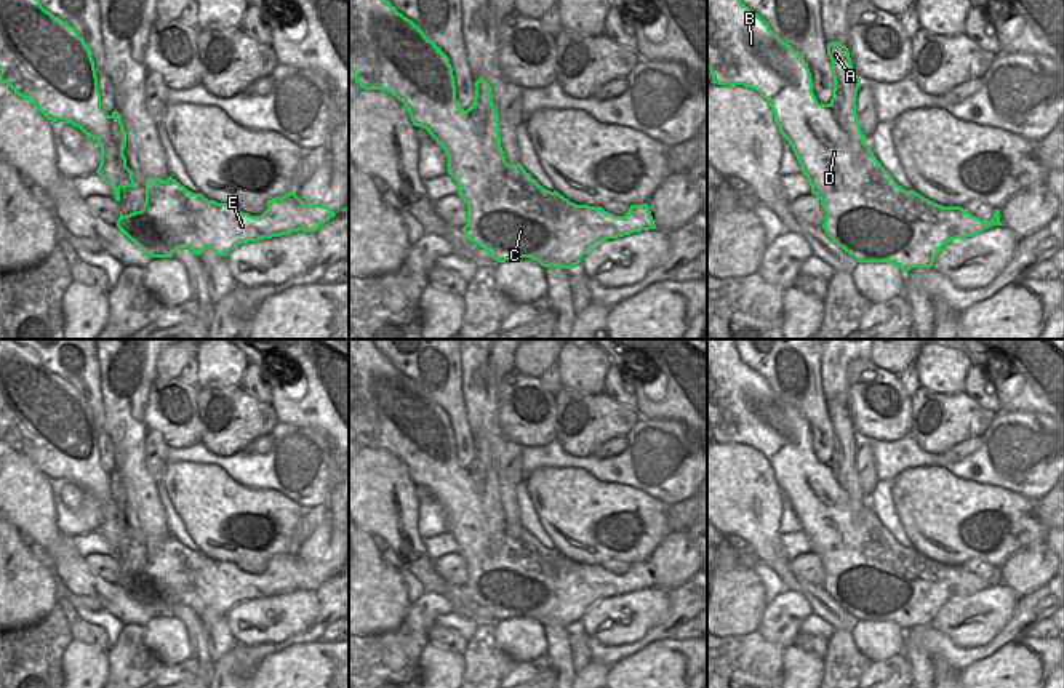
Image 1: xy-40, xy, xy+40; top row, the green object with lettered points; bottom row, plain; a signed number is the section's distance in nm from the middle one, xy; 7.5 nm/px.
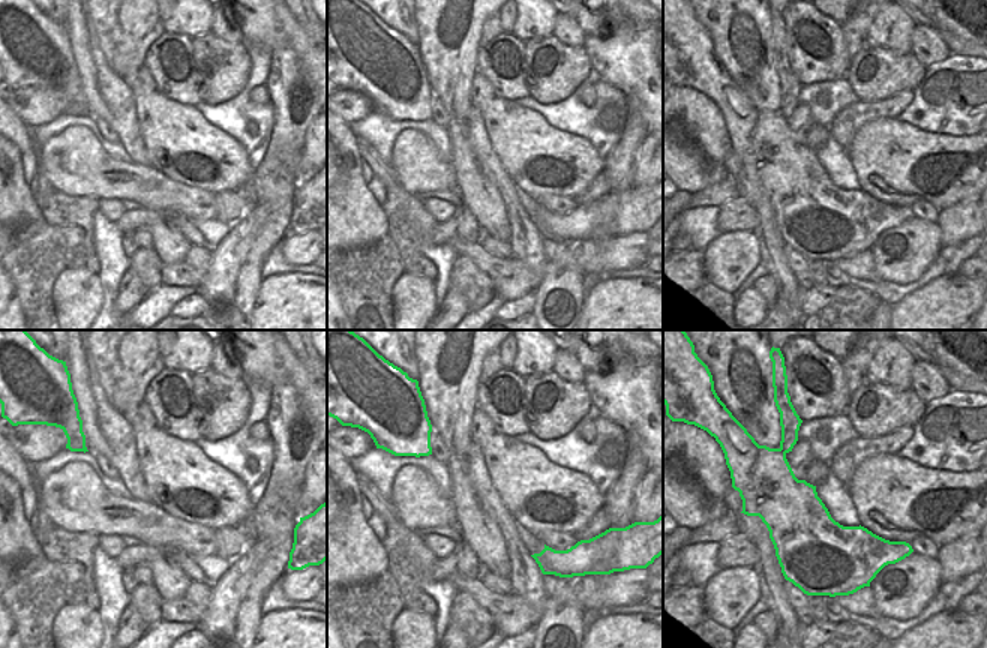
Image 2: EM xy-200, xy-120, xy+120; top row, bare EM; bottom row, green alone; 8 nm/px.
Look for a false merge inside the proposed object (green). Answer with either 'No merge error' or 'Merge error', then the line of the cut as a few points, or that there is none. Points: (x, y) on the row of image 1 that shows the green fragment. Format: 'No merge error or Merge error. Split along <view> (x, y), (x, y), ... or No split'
Merge error. Split along xy (468, 109), (476, 119), (480, 114), (490, 119), (496, 116)

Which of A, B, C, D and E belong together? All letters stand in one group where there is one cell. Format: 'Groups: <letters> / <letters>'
Groups: A / B C D E

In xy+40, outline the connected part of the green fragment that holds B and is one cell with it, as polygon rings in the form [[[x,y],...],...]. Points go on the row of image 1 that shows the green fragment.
[[[707,0],[707,67],[712,83],[742,85],[768,101],[811,194],[826,211],[822,229],[858,262],[893,262],[902,272],[931,267],[946,243],[1002,226],[1000,210],[984,221],[962,206],[942,206],[898,186],[864,142],[858,115],[848,120],[846,114],[835,115],[829,104],[819,104],[805,59],[742,0]]]

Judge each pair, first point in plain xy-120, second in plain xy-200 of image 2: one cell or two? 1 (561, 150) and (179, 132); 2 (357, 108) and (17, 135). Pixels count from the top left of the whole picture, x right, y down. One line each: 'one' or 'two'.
1: one
2: two

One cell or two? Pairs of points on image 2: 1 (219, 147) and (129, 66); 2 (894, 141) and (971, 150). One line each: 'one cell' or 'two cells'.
1: one cell
2: one cell

